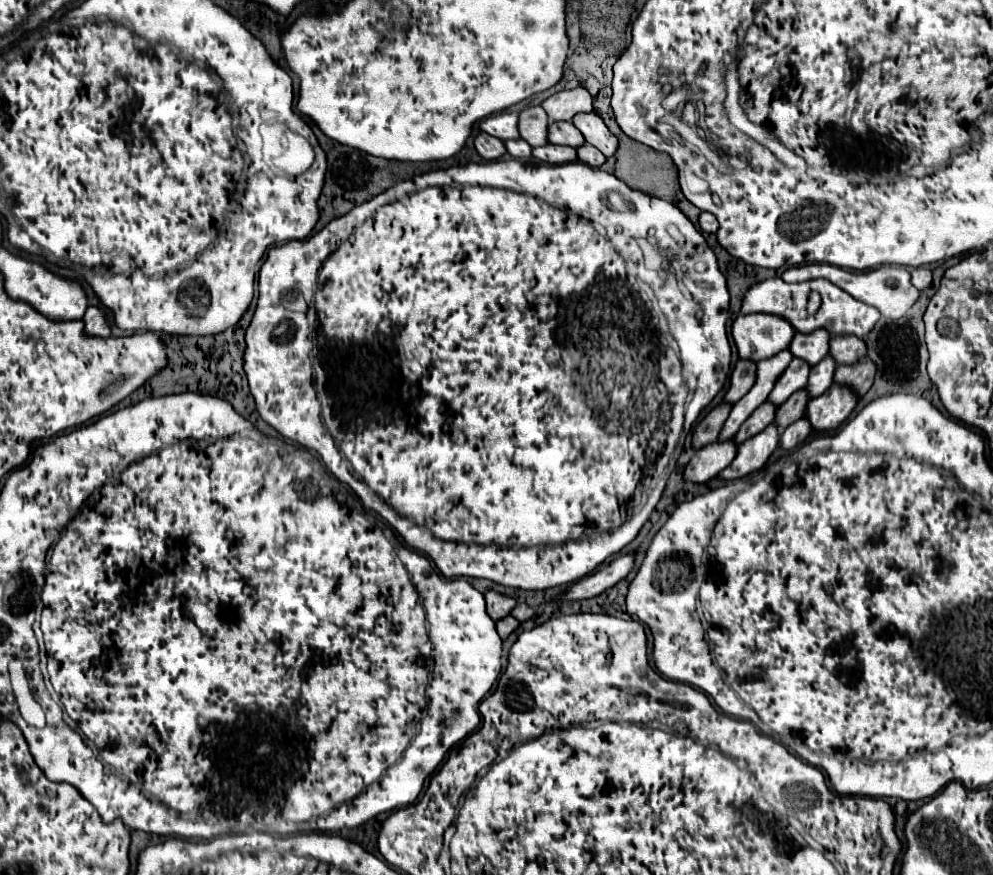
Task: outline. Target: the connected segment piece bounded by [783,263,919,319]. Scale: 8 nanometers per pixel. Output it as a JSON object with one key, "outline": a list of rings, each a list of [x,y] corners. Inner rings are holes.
{"outline":[[[811,263],[811,265],[801,265],[801,267],[791,267],[783,273],[783,277],[787,283],[801,283],[801,281],[823,277],[823,279],[835,283],[837,287],[841,287],[843,291],[847,291],[849,295],[853,295],[855,299],[877,307],[881,311],[881,315],[887,319],[901,319],[909,311],[909,307],[919,299],[919,291],[913,287],[911,275],[905,269],[879,267],[873,271],[857,273],[857,271],[845,271],[841,267],[831,267],[825,263]]]}

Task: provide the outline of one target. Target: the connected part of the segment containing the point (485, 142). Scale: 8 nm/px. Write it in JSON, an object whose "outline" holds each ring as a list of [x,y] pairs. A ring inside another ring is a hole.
{"outline":[[[479,133],[477,137],[475,137],[475,149],[477,149],[477,153],[483,157],[483,159],[499,159],[499,157],[503,157],[505,153],[507,153],[507,149],[505,149],[505,143],[503,141],[497,141],[497,139],[493,139],[491,135],[485,135],[485,133]]]}

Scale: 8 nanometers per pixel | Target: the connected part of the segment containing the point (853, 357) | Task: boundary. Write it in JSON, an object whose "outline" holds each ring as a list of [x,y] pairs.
{"outline":[[[843,335],[843,339],[831,339],[829,353],[839,365],[851,365],[867,355],[867,345],[863,339],[855,339],[855,335]]]}

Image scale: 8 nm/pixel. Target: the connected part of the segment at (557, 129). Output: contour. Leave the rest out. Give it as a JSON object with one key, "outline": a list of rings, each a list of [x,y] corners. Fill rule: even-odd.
{"outline":[[[553,121],[549,125],[549,143],[581,147],[585,139],[583,139],[583,133],[571,121]]]}

